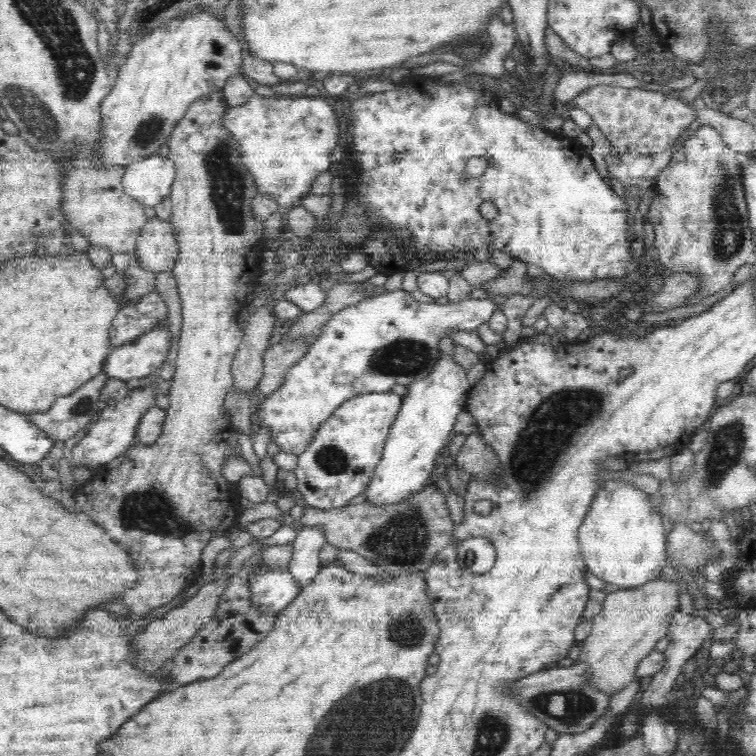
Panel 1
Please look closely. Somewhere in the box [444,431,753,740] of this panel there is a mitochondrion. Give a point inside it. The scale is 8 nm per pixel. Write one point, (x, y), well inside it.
(570, 706)

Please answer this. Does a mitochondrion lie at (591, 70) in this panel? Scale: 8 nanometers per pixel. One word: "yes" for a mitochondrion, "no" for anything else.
no

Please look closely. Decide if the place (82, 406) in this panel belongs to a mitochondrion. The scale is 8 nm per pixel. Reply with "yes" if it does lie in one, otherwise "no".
yes

